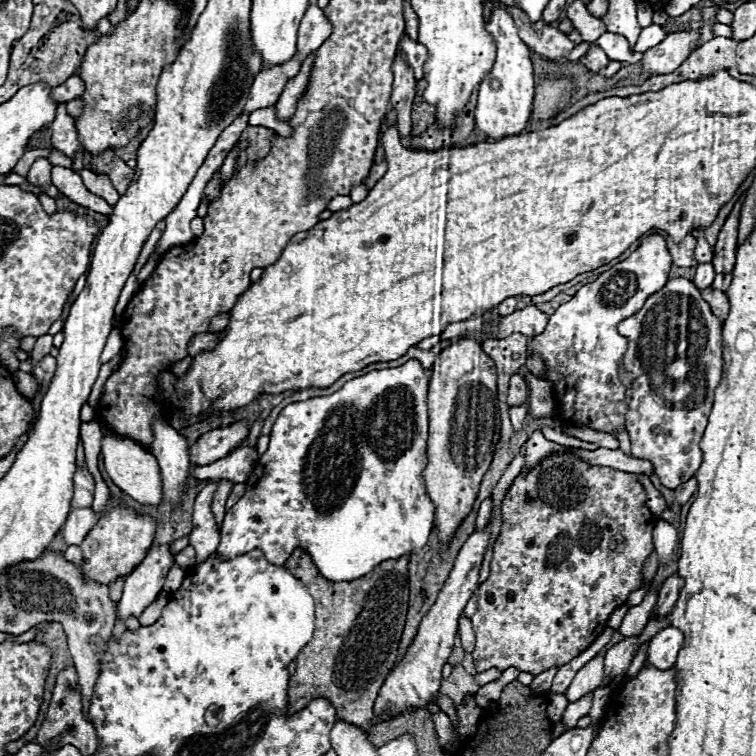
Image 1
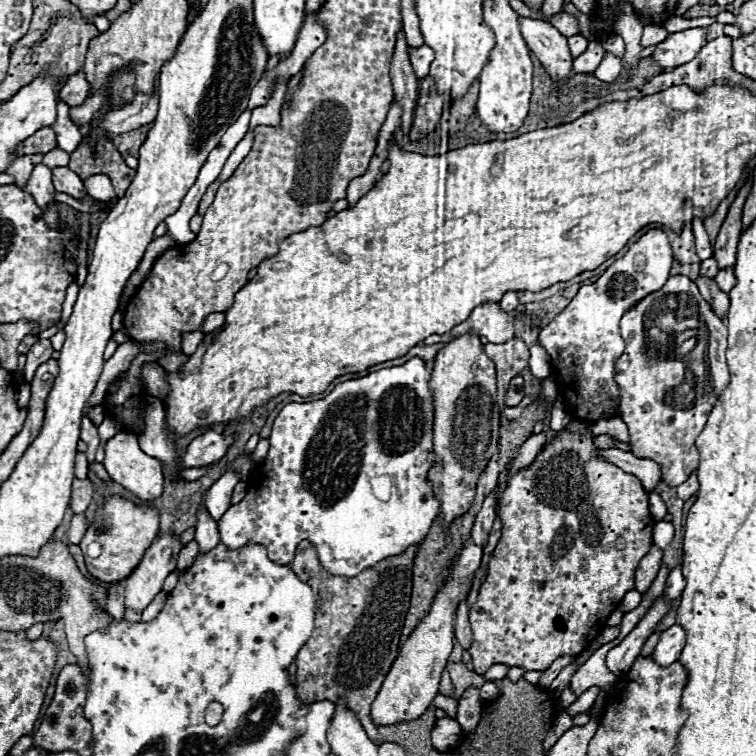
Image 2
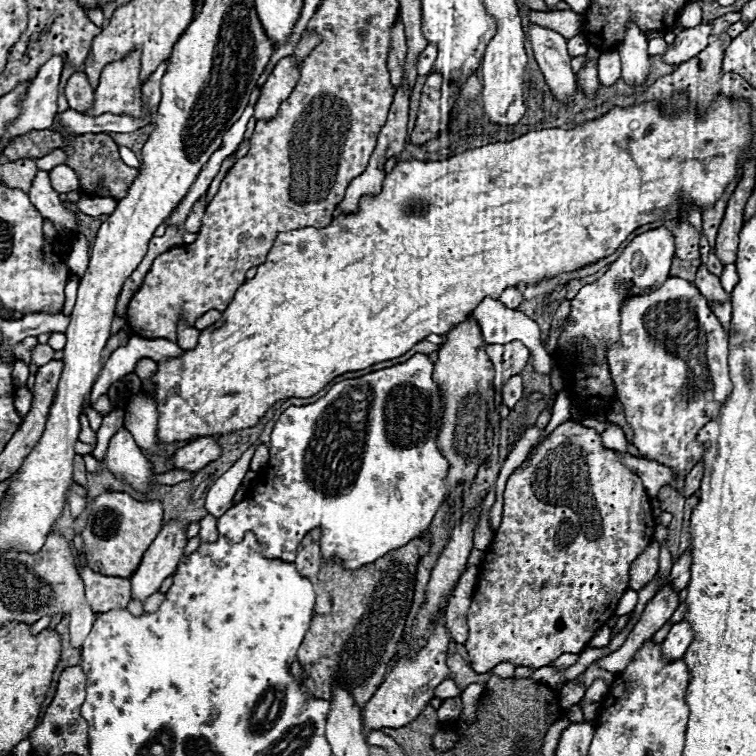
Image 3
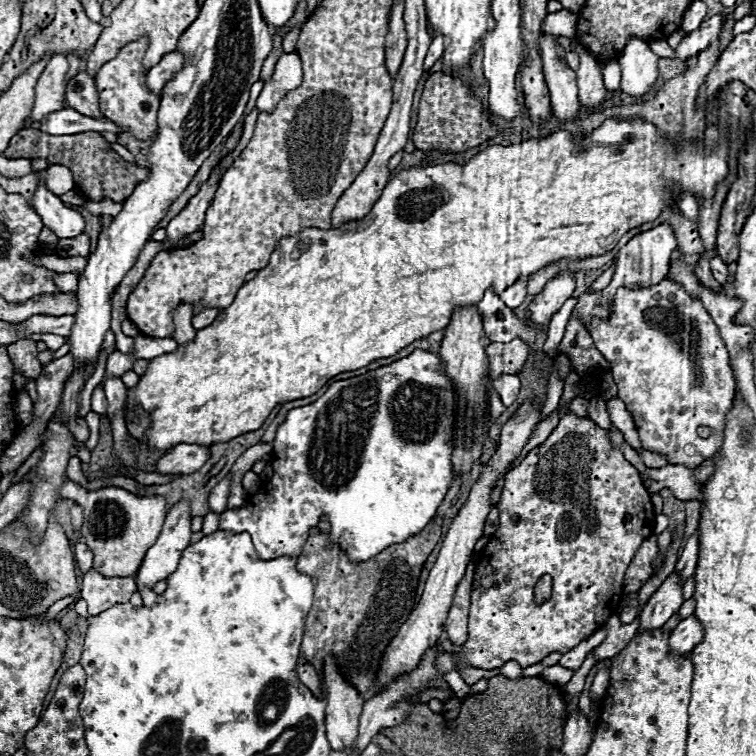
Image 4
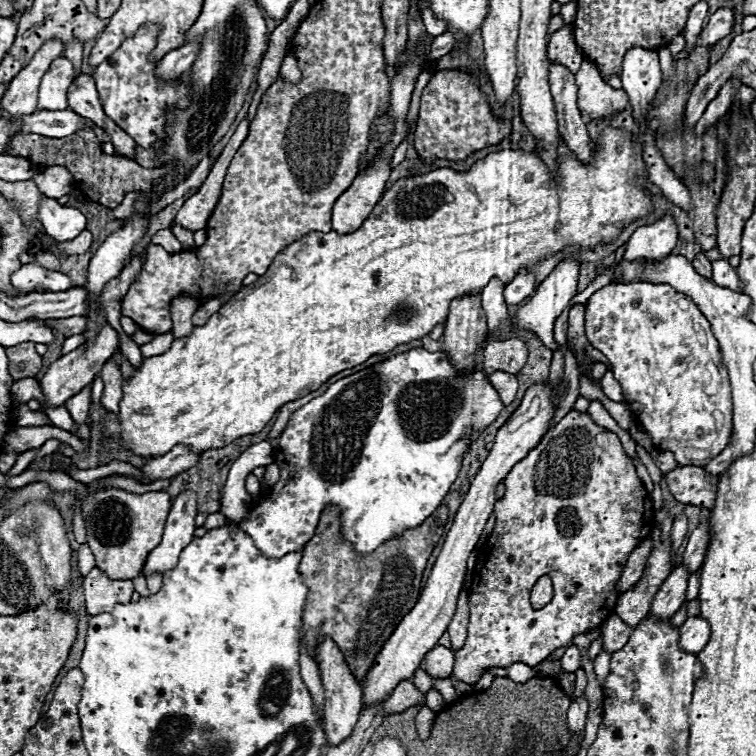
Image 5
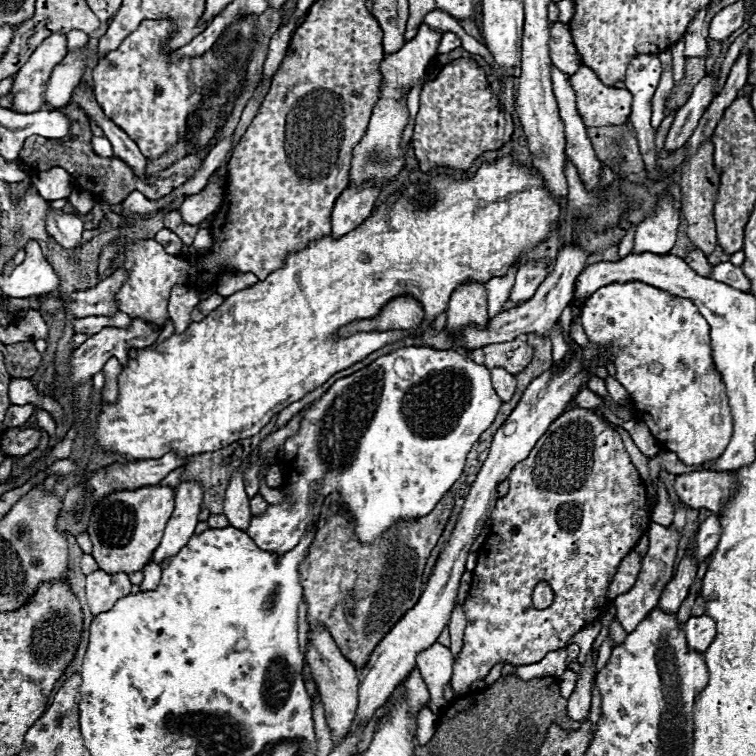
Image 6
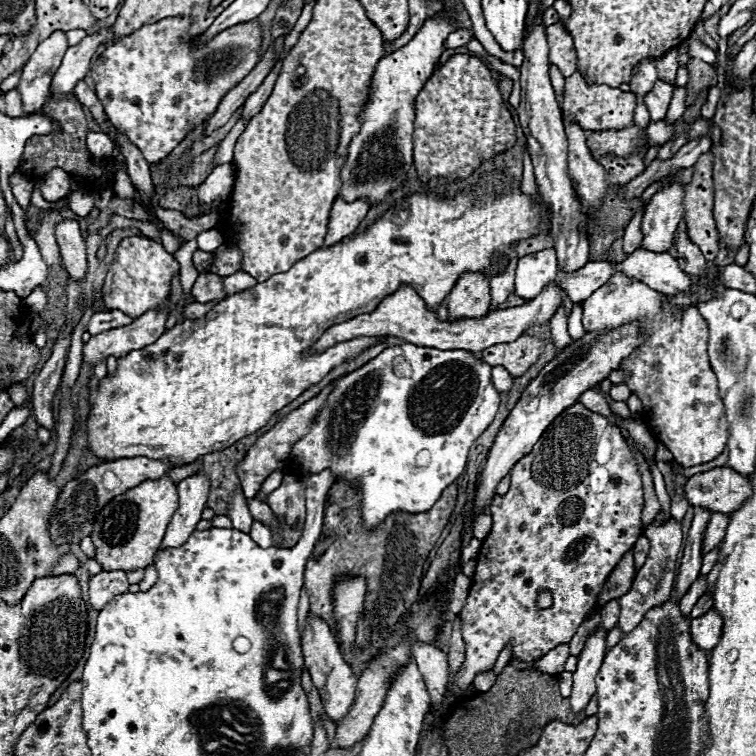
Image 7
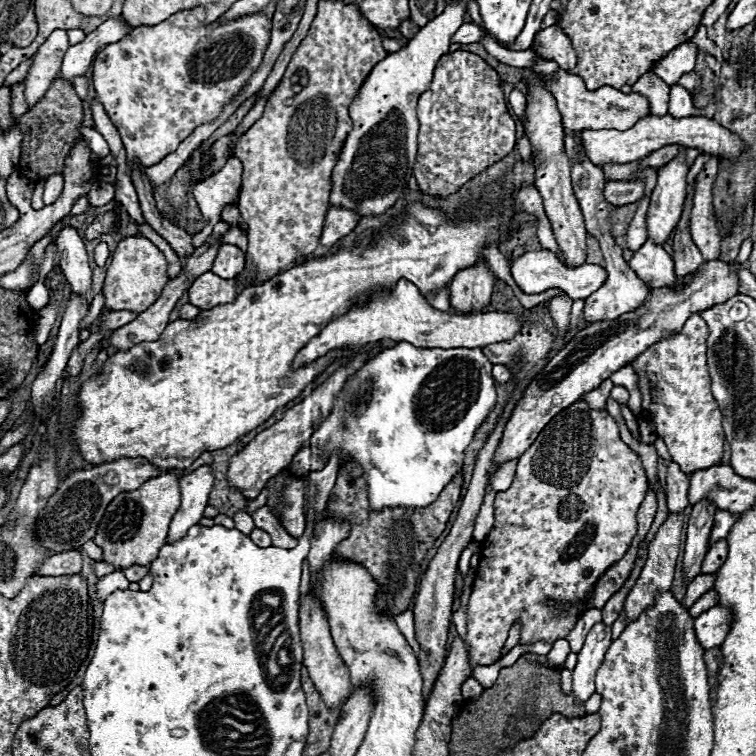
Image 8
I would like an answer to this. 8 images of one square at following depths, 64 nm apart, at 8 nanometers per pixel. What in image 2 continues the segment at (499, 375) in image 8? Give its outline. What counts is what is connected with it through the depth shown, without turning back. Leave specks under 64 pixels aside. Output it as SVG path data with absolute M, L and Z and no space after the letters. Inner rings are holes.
M514 376L506 394L506 406L518 406L524 398L524 386L522 386L522 376Z

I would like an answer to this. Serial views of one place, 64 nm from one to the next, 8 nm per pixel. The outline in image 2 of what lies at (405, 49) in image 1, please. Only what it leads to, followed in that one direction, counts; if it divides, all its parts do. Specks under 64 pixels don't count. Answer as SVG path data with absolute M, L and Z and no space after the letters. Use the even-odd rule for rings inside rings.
M424 44L422 48L408 48L410 62L414 66L414 72L418 78L424 78L428 74L428 66L434 60L434 52Z

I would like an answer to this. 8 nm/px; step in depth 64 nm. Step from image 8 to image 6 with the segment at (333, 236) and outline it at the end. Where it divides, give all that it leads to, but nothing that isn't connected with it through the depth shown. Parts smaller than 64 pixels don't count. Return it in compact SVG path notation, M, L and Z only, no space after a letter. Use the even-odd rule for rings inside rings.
M374 182L362 188L346 188L332 210L332 236L340 238L358 228L372 214L378 196L380 188Z

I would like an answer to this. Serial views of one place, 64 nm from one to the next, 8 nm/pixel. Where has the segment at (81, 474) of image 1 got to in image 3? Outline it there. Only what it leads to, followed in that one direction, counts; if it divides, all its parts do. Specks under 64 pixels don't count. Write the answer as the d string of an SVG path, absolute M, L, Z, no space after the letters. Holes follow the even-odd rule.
M72 484L72 490L68 494L68 504L72 510L72 516L80 516L88 504L88 488L80 484Z

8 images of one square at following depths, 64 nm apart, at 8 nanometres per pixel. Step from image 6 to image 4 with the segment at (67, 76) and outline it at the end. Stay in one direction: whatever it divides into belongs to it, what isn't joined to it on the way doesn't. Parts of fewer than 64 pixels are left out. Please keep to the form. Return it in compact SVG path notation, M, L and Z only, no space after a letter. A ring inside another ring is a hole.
M54 54L44 72L40 74L36 82L36 96L34 96L34 106L30 110L30 116L26 118L26 124L46 120L48 114L62 110L62 100L64 100L64 74L68 70L68 62L64 54Z

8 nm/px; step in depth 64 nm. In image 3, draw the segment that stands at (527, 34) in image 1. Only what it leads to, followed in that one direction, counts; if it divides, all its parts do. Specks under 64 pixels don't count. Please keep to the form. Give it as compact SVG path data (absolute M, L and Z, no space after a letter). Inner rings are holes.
M529 23L527 34L535 59L552 94L568 102L576 90L576 74L570 68L567 39L558 32Z

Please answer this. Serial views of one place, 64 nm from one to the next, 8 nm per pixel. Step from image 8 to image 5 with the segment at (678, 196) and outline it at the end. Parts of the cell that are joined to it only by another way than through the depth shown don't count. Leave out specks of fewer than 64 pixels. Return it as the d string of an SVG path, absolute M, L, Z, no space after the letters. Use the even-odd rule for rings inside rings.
M672 216L638 228L626 242L626 252L622 260L664 260L670 256L678 242L678 232Z

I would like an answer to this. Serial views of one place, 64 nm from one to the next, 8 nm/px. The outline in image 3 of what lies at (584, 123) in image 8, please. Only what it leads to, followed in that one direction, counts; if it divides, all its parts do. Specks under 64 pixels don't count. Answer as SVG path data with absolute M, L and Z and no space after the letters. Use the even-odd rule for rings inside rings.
M596 62L586 64L580 72L578 72L578 86L584 94L596 94L600 88L598 82L598 70L596 70Z

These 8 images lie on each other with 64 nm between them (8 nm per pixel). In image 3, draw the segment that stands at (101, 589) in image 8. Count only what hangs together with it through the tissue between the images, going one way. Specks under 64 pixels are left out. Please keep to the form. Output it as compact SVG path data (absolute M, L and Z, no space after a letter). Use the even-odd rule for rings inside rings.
M80 564L80 576L86 584L88 604L94 612L110 612L114 608L126 608L130 602L130 580L128 578L108 578L102 574L94 574L88 566Z

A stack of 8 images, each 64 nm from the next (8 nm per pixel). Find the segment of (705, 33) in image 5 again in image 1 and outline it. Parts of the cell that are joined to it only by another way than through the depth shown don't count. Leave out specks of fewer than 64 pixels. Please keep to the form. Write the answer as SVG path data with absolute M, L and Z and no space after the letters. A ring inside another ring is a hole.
M674 32L668 34L658 46L644 52L640 66L646 76L658 76L674 72L696 48L698 34L694 32Z

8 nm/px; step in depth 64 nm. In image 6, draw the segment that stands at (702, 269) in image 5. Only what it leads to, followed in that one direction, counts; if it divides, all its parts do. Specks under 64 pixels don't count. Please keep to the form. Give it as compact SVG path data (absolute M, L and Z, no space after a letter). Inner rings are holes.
M692 250L684 260L686 260L686 264L688 264L692 270L696 270L700 276L710 276L712 266L708 264L706 256L704 256L700 250Z

